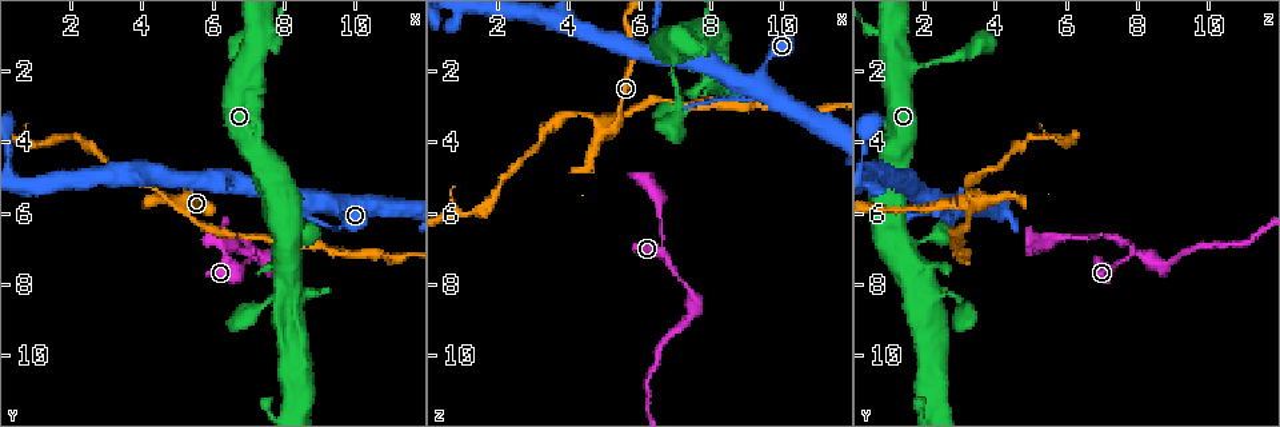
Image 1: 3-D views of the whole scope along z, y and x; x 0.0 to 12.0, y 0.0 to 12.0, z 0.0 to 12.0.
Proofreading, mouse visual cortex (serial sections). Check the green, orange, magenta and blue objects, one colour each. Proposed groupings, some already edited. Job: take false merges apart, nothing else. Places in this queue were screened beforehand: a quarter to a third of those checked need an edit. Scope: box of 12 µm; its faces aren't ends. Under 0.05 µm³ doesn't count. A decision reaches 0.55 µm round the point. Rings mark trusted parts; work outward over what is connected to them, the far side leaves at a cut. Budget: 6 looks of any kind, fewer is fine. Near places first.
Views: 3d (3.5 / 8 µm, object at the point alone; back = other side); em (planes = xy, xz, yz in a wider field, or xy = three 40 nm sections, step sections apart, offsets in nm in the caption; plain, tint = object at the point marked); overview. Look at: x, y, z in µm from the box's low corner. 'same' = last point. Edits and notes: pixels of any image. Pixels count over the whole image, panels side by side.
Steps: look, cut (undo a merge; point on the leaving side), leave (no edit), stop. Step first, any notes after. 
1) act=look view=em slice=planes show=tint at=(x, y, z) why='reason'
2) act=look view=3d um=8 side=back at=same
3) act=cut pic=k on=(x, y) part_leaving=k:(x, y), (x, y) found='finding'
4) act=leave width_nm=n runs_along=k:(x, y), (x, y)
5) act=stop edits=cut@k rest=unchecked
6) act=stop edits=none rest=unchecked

act=look view=3d um=3.5 at=(7.1, 7.1, 7.9) why='two arms in line, one across'

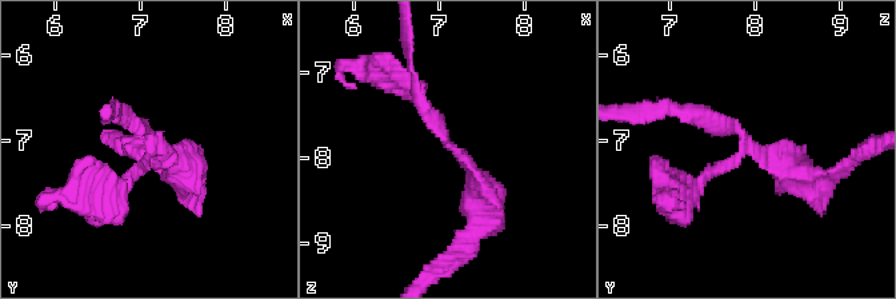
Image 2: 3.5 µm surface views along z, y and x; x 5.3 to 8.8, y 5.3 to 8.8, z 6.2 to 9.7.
act=look view=em slice=xy step=3 show=tint at=(7.15, 7.05, 7.90) arms=3 arm_widths_nm=200,200,400

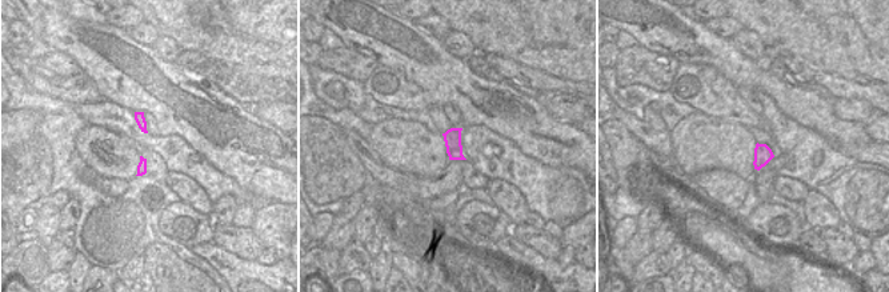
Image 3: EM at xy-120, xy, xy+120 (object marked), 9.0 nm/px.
act=leave runs_along=2:(414, 87), (475, 172), (483, 214) found='one cell here'

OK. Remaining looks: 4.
act=look view=3d um=8 side=back at=(5.2, 5.7, 3.6) why='four arms meet'

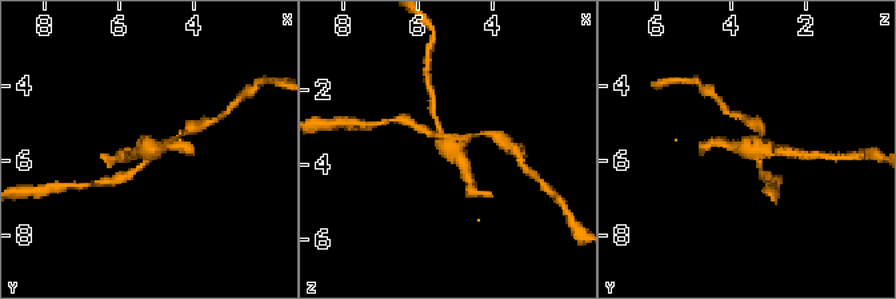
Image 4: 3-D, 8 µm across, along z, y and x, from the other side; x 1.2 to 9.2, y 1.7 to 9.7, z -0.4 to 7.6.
act=look view=3d um=3.5 at=(5.2, 5.7, 3.7)

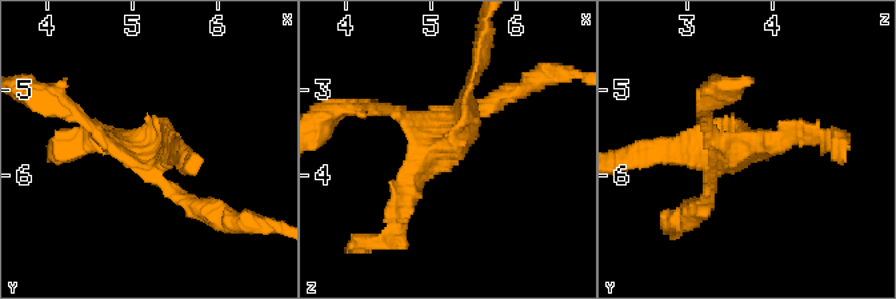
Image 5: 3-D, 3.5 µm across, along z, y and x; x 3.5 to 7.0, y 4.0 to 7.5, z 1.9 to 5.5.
act=look view=em slice=xy step=1 show=tint at=(5.20, 5.75, 3.60) why='shape alone is not enough'

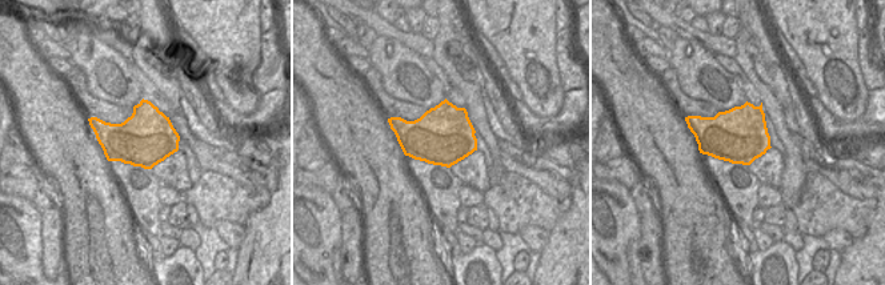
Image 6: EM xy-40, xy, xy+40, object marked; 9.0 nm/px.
act=cut pic=5 on=(495, 98) part_leaving=5:(158, 176), (195, 210), (264, 222) found='a second cell is stuck on'

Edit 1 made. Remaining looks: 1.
act=stop edits=cut@5 rest=unchecked

